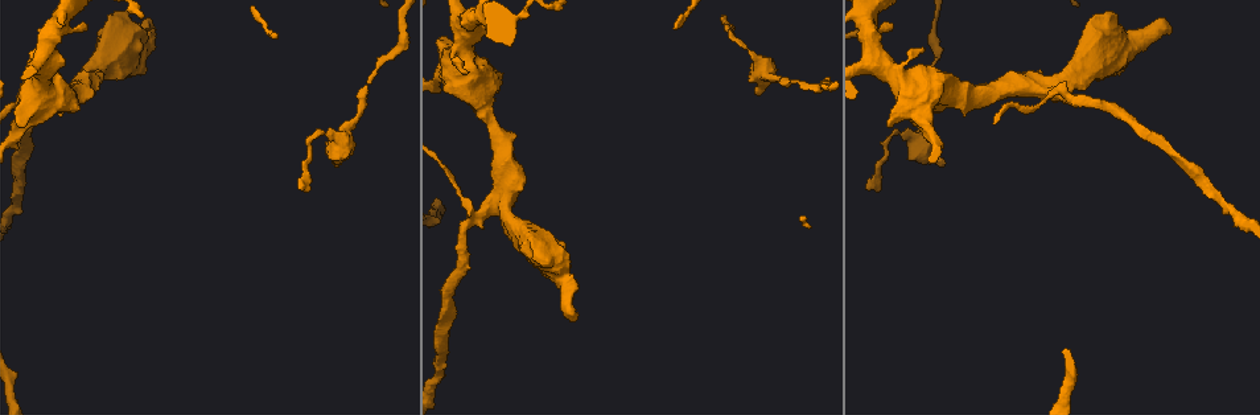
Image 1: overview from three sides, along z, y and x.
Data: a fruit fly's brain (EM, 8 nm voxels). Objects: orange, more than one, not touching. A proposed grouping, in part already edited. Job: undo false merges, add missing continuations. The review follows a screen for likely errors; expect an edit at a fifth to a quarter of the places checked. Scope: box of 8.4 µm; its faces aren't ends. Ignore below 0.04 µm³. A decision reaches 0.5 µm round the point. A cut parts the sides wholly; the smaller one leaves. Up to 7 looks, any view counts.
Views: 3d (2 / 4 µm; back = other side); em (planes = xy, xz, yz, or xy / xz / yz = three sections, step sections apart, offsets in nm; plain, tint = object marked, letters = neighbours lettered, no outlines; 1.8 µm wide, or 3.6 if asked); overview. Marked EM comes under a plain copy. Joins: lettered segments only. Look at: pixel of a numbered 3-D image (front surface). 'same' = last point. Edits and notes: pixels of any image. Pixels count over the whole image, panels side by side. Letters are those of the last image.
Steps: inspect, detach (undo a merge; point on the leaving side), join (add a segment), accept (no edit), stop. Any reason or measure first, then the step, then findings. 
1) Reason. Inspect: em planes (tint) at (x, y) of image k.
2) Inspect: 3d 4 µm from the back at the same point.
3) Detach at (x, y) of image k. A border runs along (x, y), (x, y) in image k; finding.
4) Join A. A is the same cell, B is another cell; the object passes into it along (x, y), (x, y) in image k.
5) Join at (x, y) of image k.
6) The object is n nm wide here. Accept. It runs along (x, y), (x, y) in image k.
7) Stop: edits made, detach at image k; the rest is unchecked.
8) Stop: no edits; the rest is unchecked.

Sudden change in width. Inspect: 3d 4 µm at (781, 81) of image 1.

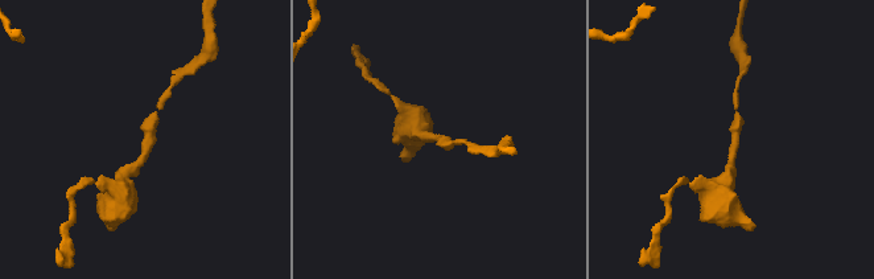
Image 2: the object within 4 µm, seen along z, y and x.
Inspect: em planes (tint) at (439, 137) of image 2.

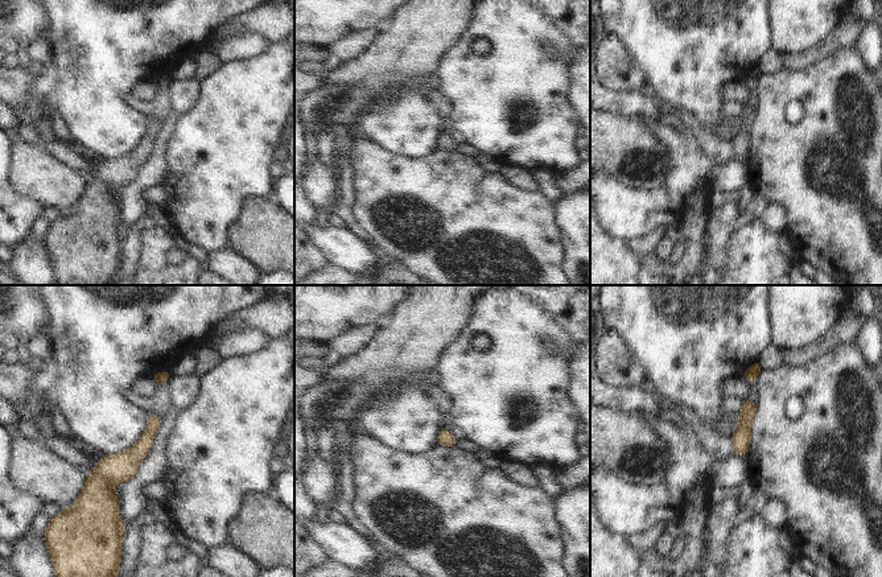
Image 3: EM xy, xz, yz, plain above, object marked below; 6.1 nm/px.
Inspect: em planes (letters) at the same point.

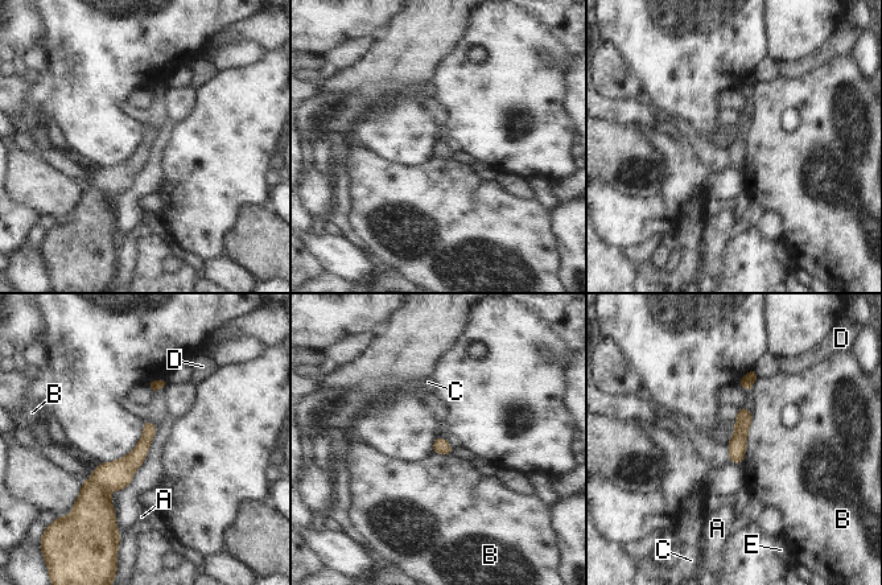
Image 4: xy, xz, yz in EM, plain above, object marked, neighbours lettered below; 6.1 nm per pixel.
Accept. A, B, C, D and E are other cells; a border runs along (751, 413), (747, 447), (741, 464) in image 4; continuous, no second neuron.

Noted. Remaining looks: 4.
Free end. Inspect: 3d 4 µm at (722, 17) of image 1.

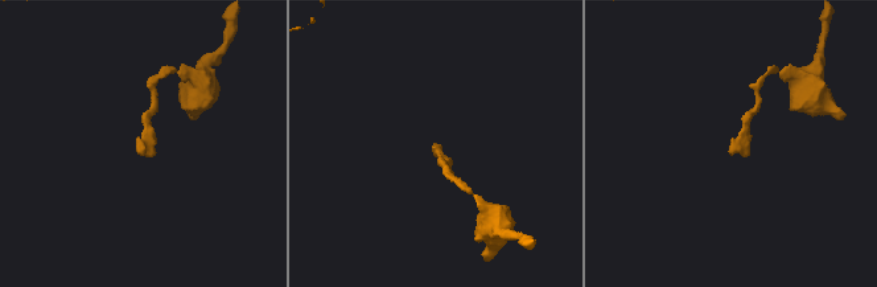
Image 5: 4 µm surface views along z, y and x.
Now the EM. Inspect: em planes (letters) at (732, 154) of image 5.

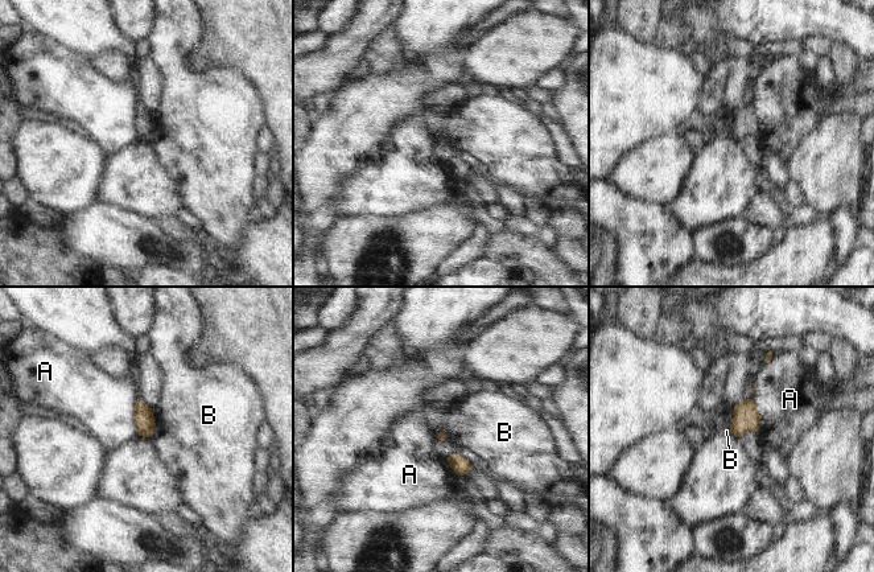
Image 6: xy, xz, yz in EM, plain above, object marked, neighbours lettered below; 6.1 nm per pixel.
Accept. A and B are other cells; a border runs along (156, 426), (149, 437) in image 6; no lettered segment goes on from it.

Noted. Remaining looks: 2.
Tapers out. Inspect: em planes (letters) at (923, 51) of image 1.

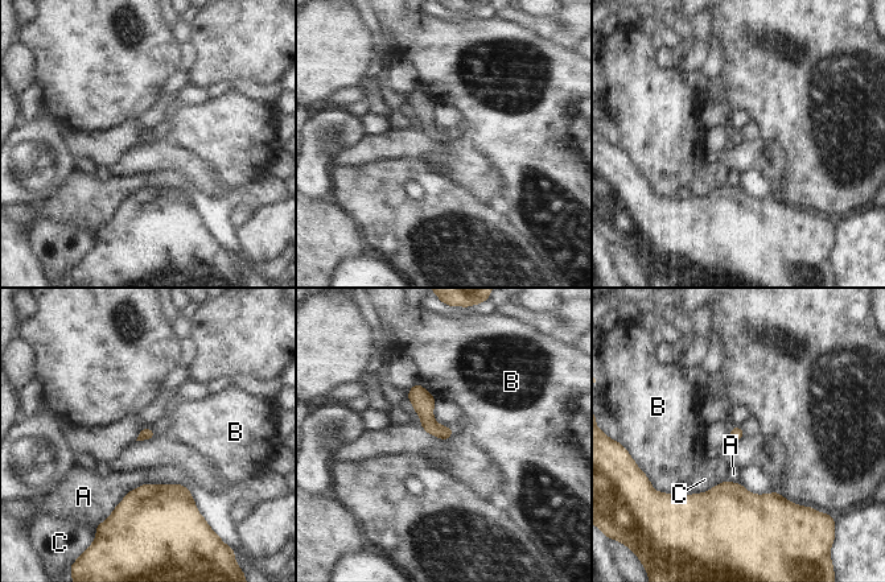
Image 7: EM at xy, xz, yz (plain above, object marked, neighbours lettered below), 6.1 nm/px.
Accept. A, B and C are other cells; it runs along (415, 389), (425, 417), (447, 434) in image 7; no lettered segment goes on from it.

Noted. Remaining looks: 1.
Stop: no edits; the rest is unchecked.

